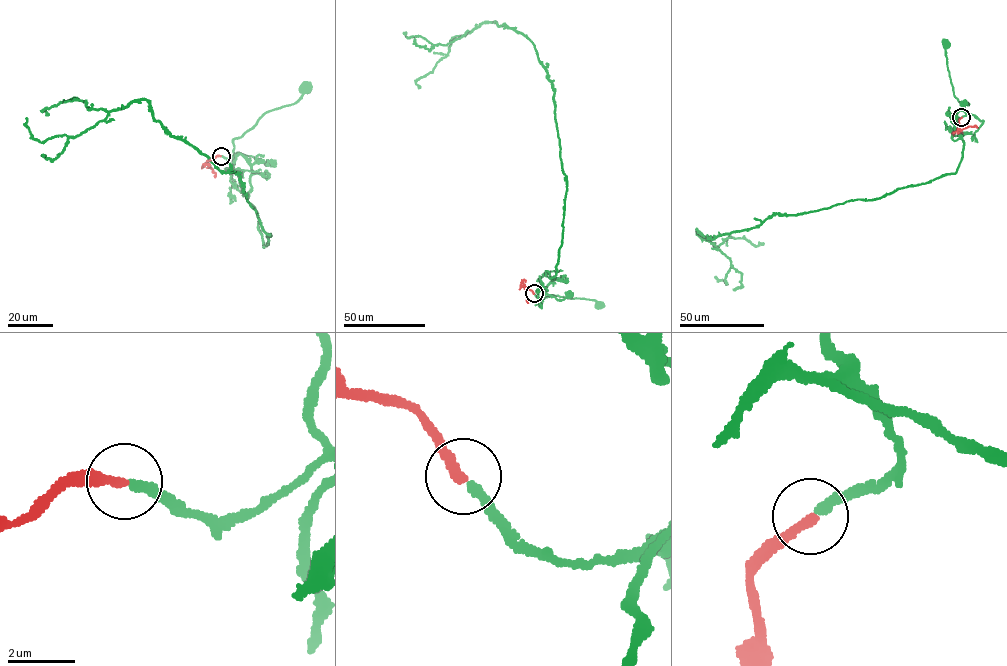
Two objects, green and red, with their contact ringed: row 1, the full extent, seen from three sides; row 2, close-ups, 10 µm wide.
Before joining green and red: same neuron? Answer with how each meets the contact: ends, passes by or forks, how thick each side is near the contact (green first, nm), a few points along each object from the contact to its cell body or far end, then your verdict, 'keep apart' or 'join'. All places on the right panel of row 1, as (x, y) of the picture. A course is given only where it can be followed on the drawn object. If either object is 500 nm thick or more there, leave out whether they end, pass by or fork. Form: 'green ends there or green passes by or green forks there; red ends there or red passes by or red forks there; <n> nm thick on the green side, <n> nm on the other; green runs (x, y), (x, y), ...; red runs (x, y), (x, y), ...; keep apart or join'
green ends there; red ends there; 240 nm thick on the green side, 260 nm on the other; green runs (962, 117), (966, 113), (954, 95), (947, 66), (947, 43); red runs (961, 117), (957, 129), (978, 127); join

